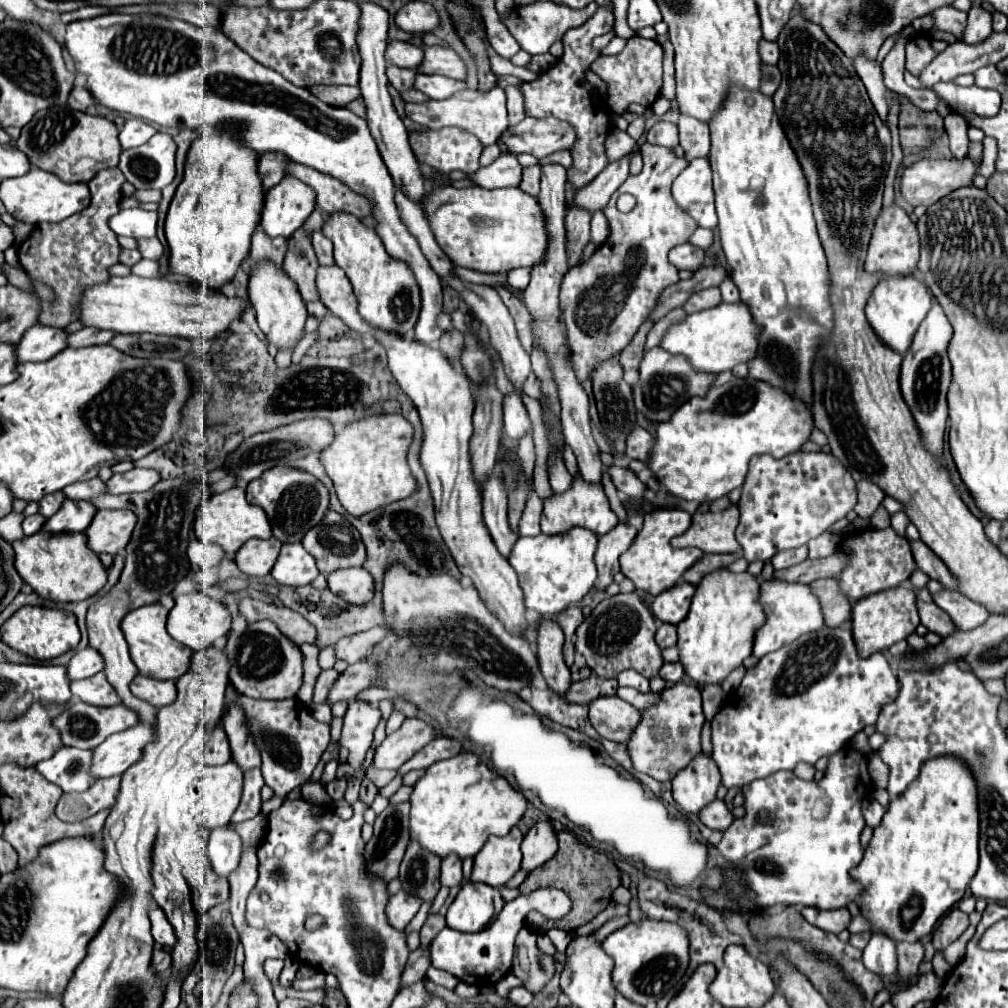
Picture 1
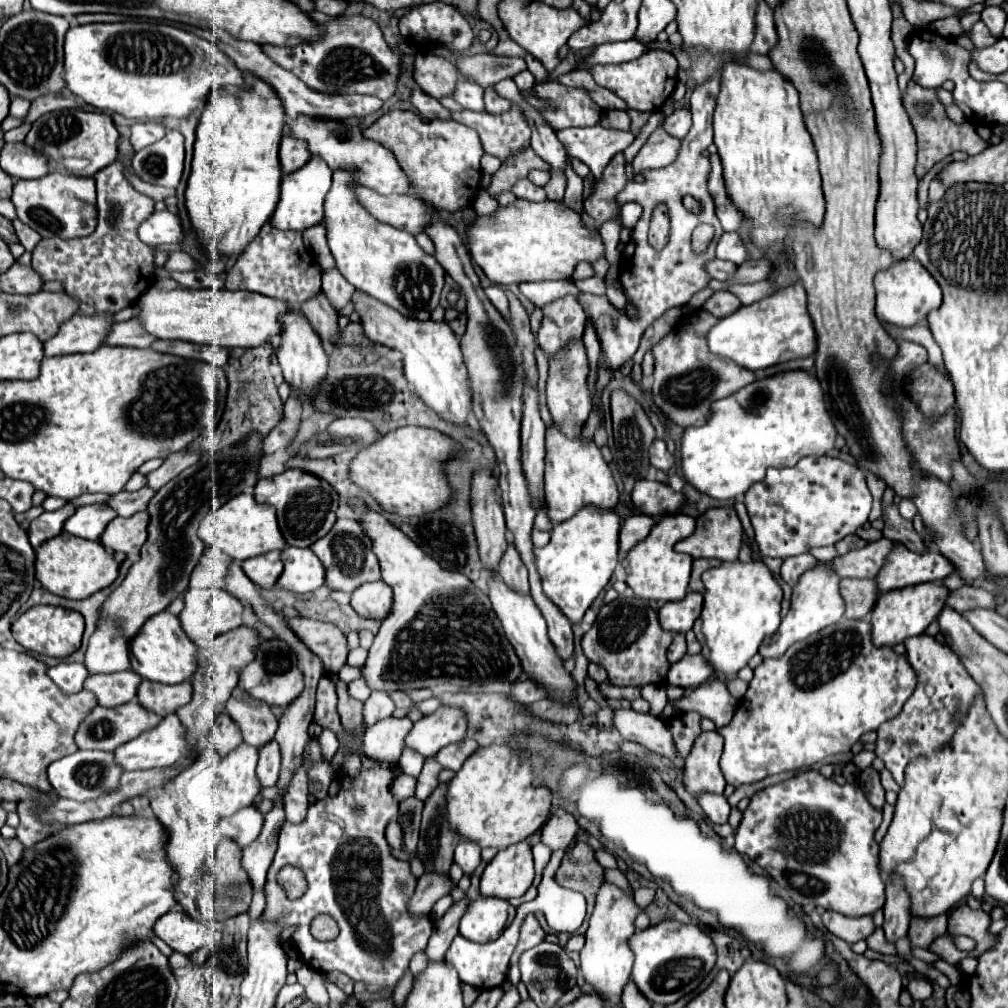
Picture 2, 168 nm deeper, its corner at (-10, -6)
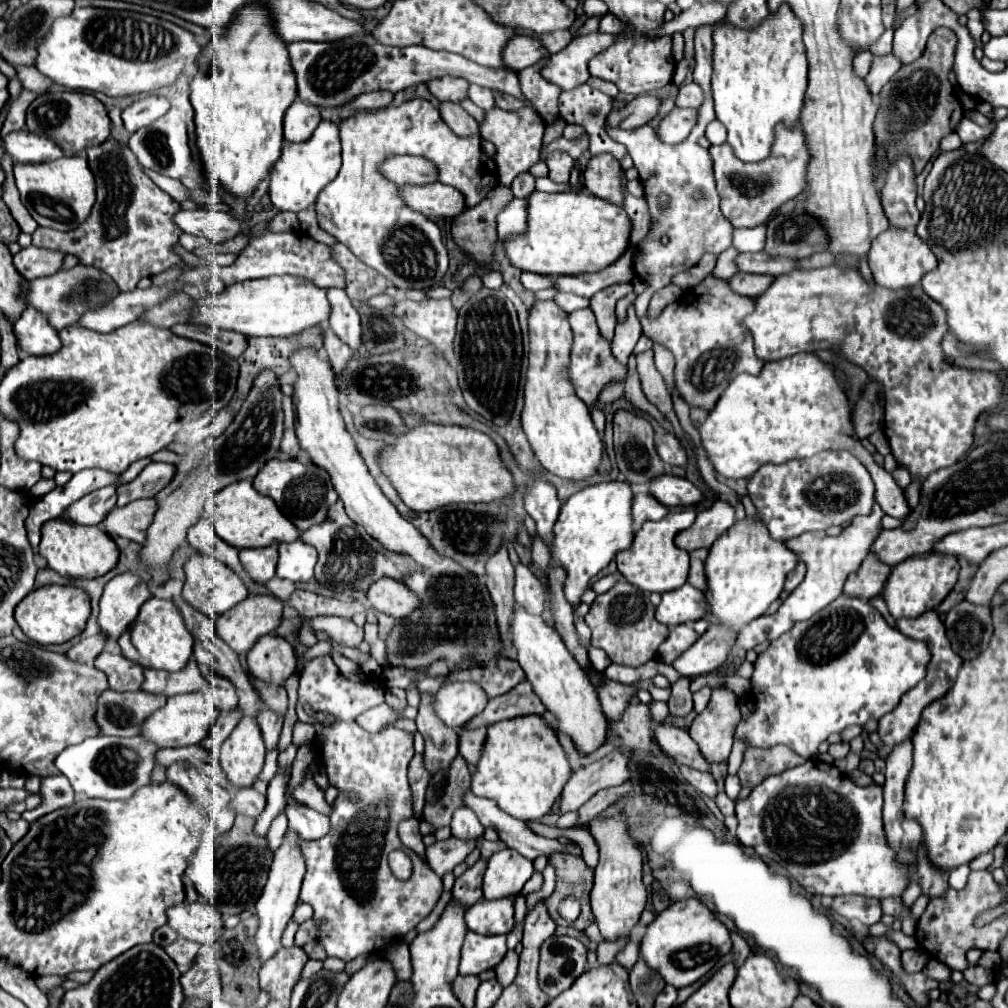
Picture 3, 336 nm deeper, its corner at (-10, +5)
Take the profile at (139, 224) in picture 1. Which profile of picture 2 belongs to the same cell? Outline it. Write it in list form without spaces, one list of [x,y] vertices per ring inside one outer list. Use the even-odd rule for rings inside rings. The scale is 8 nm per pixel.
[[[154,211],[146,221],[138,225],[138,237],[146,245],[170,245],[182,239],[180,219],[170,211]]]

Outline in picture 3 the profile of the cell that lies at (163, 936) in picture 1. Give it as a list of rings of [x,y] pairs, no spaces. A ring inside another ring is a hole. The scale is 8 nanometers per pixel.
[[[182,902],[168,910],[168,926],[198,944],[214,944],[222,932],[222,916],[208,902]]]

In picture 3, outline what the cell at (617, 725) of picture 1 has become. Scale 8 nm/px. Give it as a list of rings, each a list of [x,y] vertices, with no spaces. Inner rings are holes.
[[[654,722],[652,730],[656,734],[656,740],[660,744],[660,748],[676,760],[676,764],[686,764],[694,770],[700,772],[710,772],[710,764],[706,762],[706,758],[700,754],[698,744],[690,738],[690,734],[678,726],[672,724],[660,724]]]

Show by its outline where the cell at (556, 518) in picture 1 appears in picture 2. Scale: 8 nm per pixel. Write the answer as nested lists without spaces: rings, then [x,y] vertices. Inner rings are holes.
[[[556,425],[546,429],[546,473],[544,473],[544,491],[546,491],[546,507],[548,519],[558,525],[580,509],[594,505],[596,509],[614,511],[618,505],[618,489],[610,467],[602,459],[600,449],[594,443],[582,443],[582,437],[568,439],[560,433]]]

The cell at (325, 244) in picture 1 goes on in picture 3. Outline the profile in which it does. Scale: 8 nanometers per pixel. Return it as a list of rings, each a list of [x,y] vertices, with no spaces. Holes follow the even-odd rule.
[[[338,288],[328,290],[328,300],[332,304],[332,314],[330,314],[330,330],[344,342],[348,344],[354,352],[360,348],[360,316],[356,308],[352,306],[348,294]]]

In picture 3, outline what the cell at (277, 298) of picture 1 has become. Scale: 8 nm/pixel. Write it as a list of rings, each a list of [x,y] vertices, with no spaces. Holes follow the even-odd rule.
[[[304,348],[298,350],[290,358],[290,362],[292,368],[298,372],[292,400],[296,412],[296,436],[300,440],[302,450],[308,452],[310,460],[316,466],[324,468],[330,474],[332,486],[344,502],[348,516],[356,520],[356,524],[364,526],[372,538],[384,544],[384,548],[410,554],[424,568],[422,572],[414,572],[406,578],[408,588],[414,588],[422,602],[408,620],[400,620],[390,632],[386,640],[390,666],[406,666],[416,670],[428,668],[440,658],[446,658],[448,664],[454,666],[468,656],[474,656],[478,664],[500,656],[502,644],[496,628],[494,604],[488,596],[486,586],[480,584],[474,574],[470,574],[454,560],[440,556],[382,494],[380,486],[370,476],[362,456],[356,450],[352,436],[344,426],[344,420],[338,410],[340,392],[328,360],[320,352]]]

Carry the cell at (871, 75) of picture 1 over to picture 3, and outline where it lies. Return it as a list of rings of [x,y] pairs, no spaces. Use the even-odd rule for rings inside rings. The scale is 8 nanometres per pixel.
[[[902,154],[888,168],[886,184],[882,188],[882,208],[890,220],[890,226],[912,230],[920,220],[920,212],[914,204],[916,200],[916,184],[914,184],[914,168],[910,156]]]

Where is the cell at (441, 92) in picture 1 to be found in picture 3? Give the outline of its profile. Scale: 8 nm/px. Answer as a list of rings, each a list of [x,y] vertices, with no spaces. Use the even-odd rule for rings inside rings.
[[[470,86],[470,100],[480,106],[482,110],[492,110],[496,108],[496,102],[494,102],[494,92],[492,90],[486,90],[486,88],[480,88],[480,86]]]

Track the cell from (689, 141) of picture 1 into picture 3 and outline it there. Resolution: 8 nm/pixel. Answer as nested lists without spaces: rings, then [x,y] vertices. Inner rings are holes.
[[[714,119],[708,124],[705,137],[712,145],[723,144],[727,138],[726,128],[719,120]]]

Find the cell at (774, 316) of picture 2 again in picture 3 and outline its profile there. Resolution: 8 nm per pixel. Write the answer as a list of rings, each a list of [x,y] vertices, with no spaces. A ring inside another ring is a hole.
[[[826,266],[826,268],[816,268],[813,270],[794,270],[790,274],[778,276],[774,280],[774,284],[756,298],[756,310],[744,318],[744,326],[752,332],[754,336],[754,348],[756,348],[756,356],[762,358],[764,362],[772,362],[772,360],[780,360],[786,356],[794,356],[800,352],[816,352],[816,350],[834,350],[844,354],[852,364],[864,368],[868,372],[870,378],[874,378],[882,390],[884,390],[884,410],[886,410],[886,420],[884,420],[884,434],[888,436],[890,442],[890,450],[896,458],[896,462],[900,466],[906,466],[910,470],[912,476],[920,476],[922,480],[926,480],[928,474],[952,466],[956,464],[956,460],[960,460],[960,456],[964,456],[968,452],[968,448],[972,446],[974,440],[974,426],[976,420],[982,412],[986,410],[994,410],[1000,402],[1002,402],[1002,380],[998,378],[998,374],[994,372],[986,372],[986,370],[968,370],[968,368],[960,368],[954,366],[946,360],[946,354],[942,350],[942,338],[944,334],[948,334],[948,322],[946,322],[946,310],[942,304],[938,304],[936,300],[932,300],[928,294],[924,294],[922,286],[912,286],[912,288],[900,288],[900,290],[888,290],[882,288],[874,282],[866,282],[860,274],[860,270],[856,268],[840,268],[840,266]]]

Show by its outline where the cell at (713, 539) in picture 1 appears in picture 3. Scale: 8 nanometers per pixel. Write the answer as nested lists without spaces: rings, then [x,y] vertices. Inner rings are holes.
[[[716,500],[712,508],[698,512],[696,522],[676,536],[676,546],[692,552],[698,548],[710,548],[718,536],[722,536],[734,524],[734,508],[728,502]]]

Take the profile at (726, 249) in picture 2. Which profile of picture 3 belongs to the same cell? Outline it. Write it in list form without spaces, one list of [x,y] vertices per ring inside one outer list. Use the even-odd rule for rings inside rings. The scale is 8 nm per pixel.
[[[766,224],[734,230],[734,246],[740,252],[760,252],[766,242]]]

